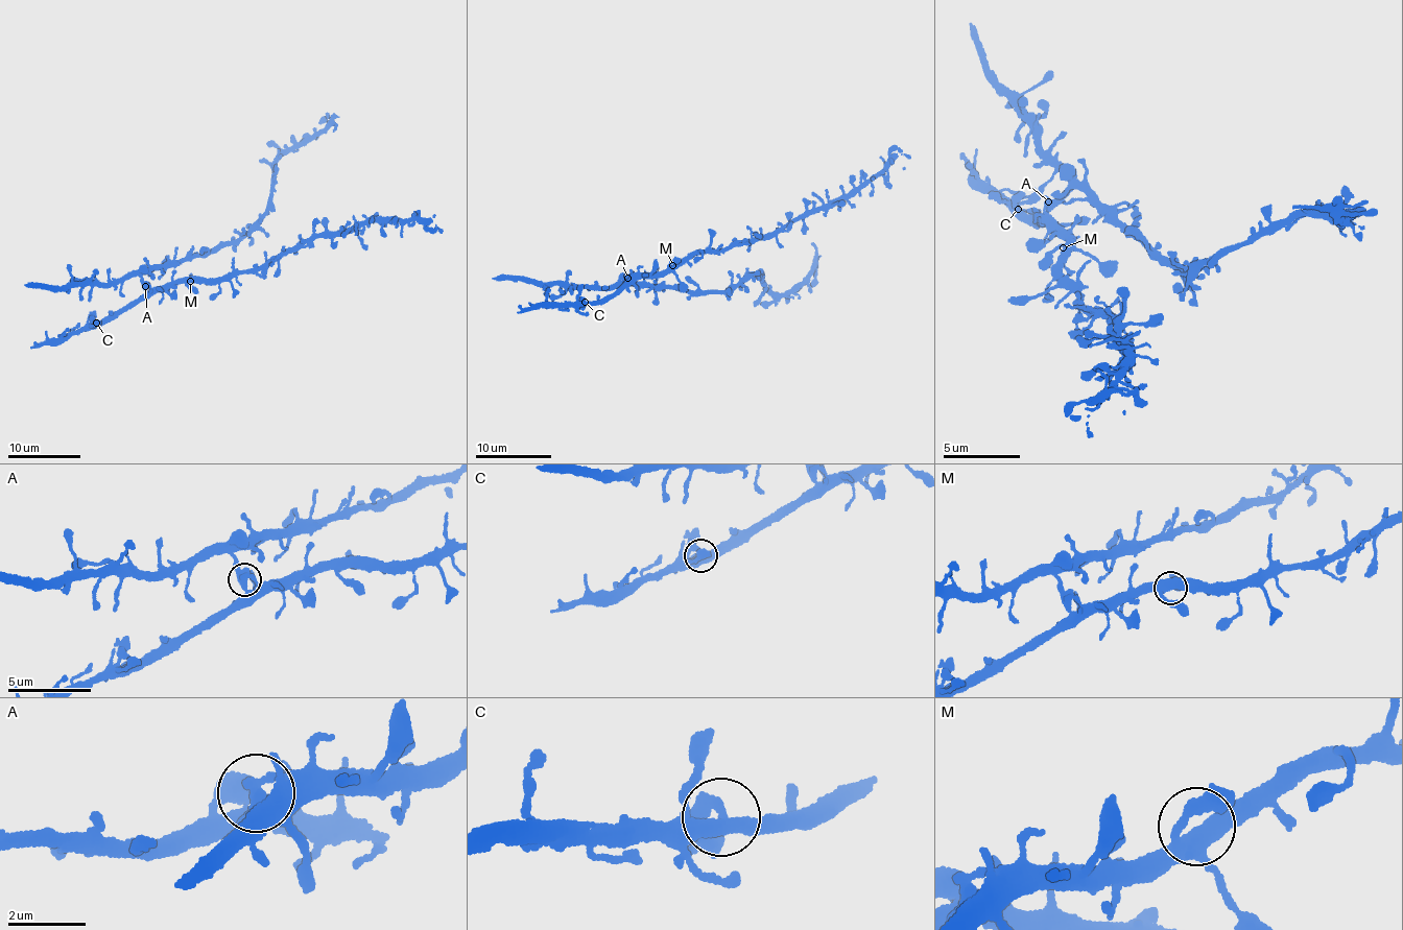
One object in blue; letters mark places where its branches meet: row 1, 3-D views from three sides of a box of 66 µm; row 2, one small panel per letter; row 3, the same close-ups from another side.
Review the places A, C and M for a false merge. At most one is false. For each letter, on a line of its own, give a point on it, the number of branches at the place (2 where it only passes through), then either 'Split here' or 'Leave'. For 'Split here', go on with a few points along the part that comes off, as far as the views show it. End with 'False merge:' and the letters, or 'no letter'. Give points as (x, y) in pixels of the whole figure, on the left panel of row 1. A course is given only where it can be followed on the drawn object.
A: Place: (145, 286). Branches: 2. Leave
C: Place: (96, 323). Branches: 2. Leave
M: Place: (190, 281). Branches: 4. Leave
False merge: no letter

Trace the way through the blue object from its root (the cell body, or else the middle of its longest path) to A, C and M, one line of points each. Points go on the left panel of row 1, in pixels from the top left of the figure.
A: (158, 286), (144, 286)
C: (158, 286), (96, 323)
M: (158, 286), (190, 281)

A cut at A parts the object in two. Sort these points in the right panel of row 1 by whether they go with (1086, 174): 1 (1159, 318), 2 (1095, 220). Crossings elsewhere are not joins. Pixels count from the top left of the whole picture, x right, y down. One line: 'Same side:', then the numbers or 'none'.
Same side: 2

